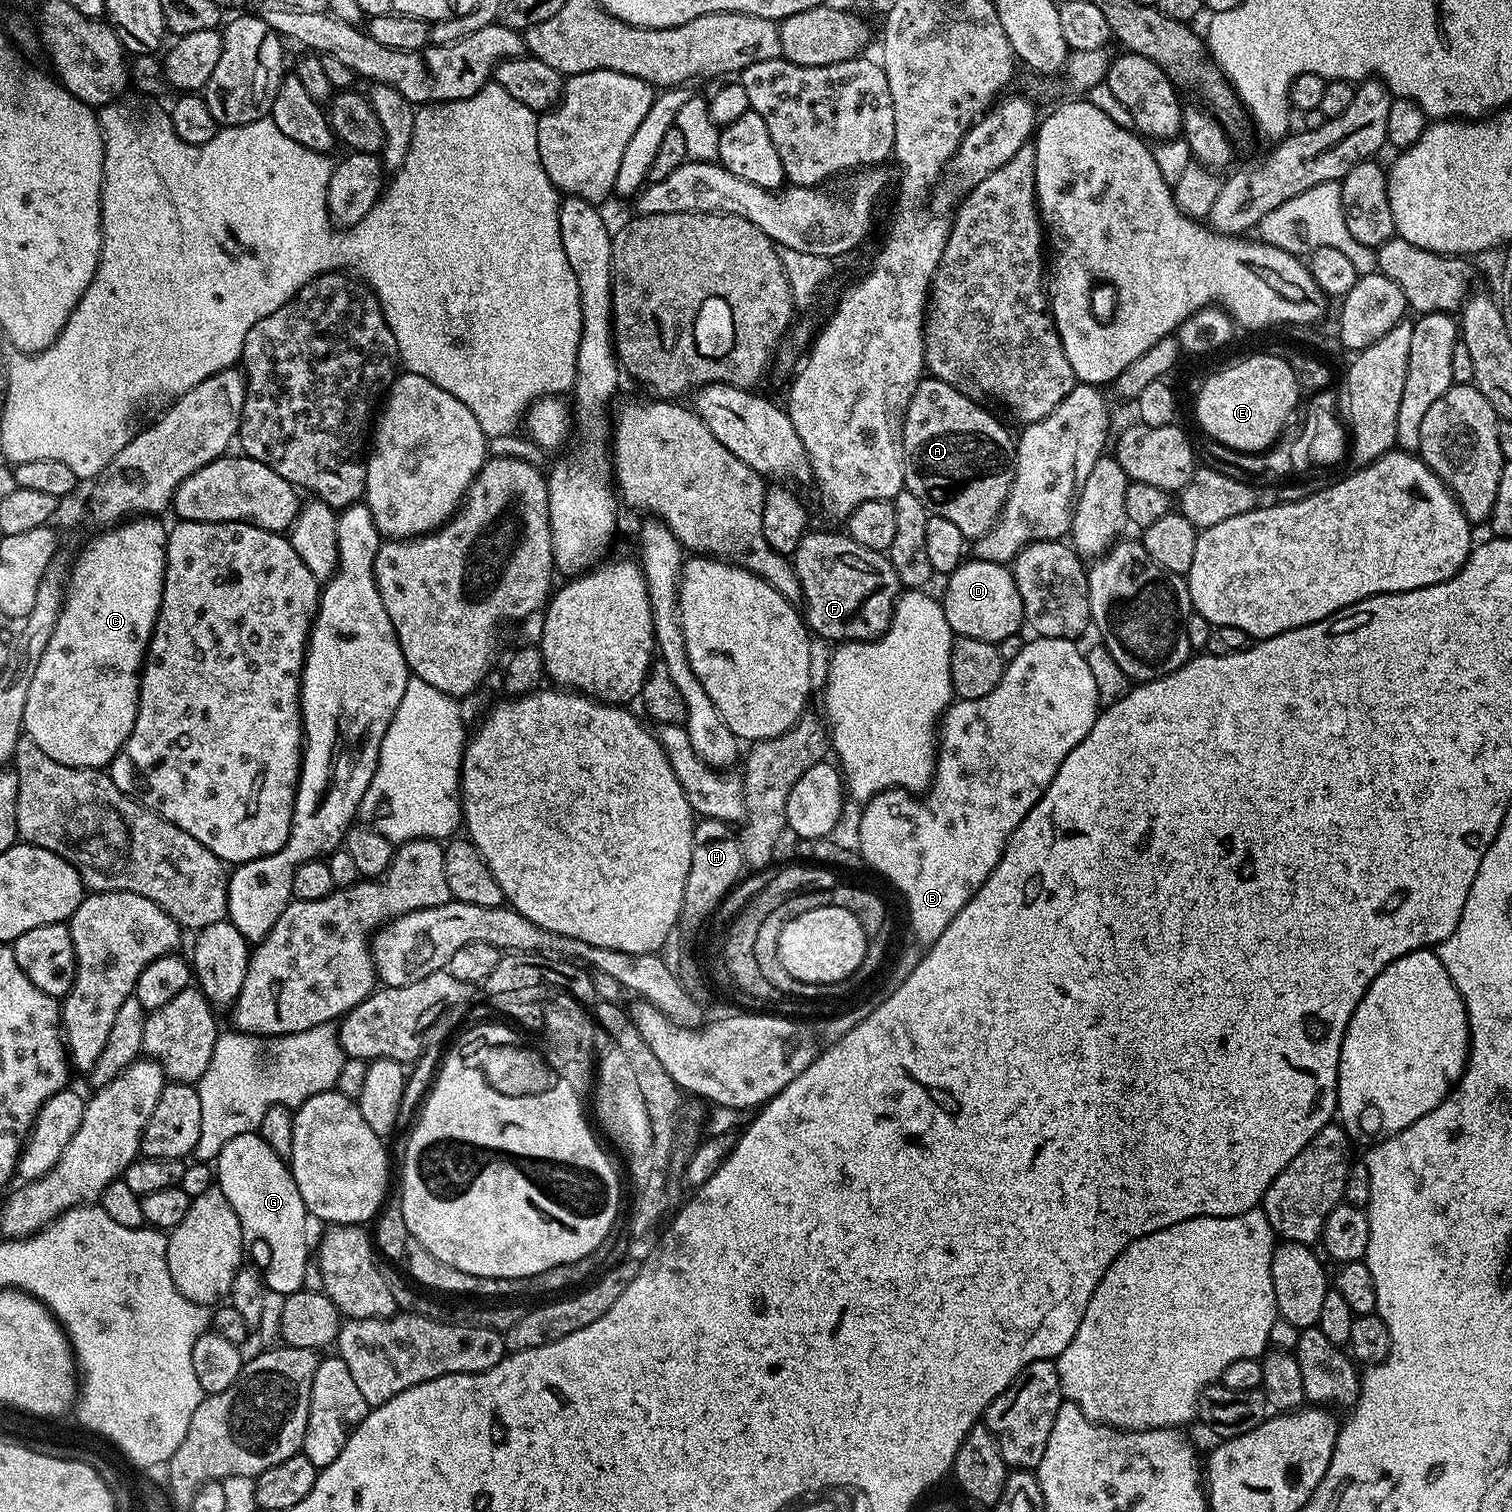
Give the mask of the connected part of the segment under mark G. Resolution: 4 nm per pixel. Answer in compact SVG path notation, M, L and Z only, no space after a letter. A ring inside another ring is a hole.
M259 1131L238 1134L236 1138L231 1138L230 1141L226 1142L226 1144L222 1146L221 1152L217 1154L214 1161L214 1180L222 1190L222 1194L226 1194L226 1202L230 1202L230 1206L234 1206L234 1214L238 1214L238 1226L242 1226L242 1234L244 1235L245 1241L259 1242L268 1253L268 1265L266 1265L262 1270L265 1289L269 1292L277 1292L285 1297L301 1291L301 1289L304 1288L306 1266L310 1262L310 1248L308 1252L308 1223L310 1223L310 1217L308 1215L308 1207L306 1207L302 1202L302 1194L298 1194L298 1186L292 1177L292 1170L289 1161L285 1159L285 1157L274 1154L274 1150L270 1150L268 1143L260 1137Z

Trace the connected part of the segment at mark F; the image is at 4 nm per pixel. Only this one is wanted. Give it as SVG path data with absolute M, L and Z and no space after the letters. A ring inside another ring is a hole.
M805 531L802 542L794 553L794 580L798 592L804 595L802 615L811 631L817 637L831 642L847 642L849 640L875 640L892 624L892 611L900 598L902 585L894 566L887 555L874 550L866 550L866 546L854 542L843 531L812 532Z

